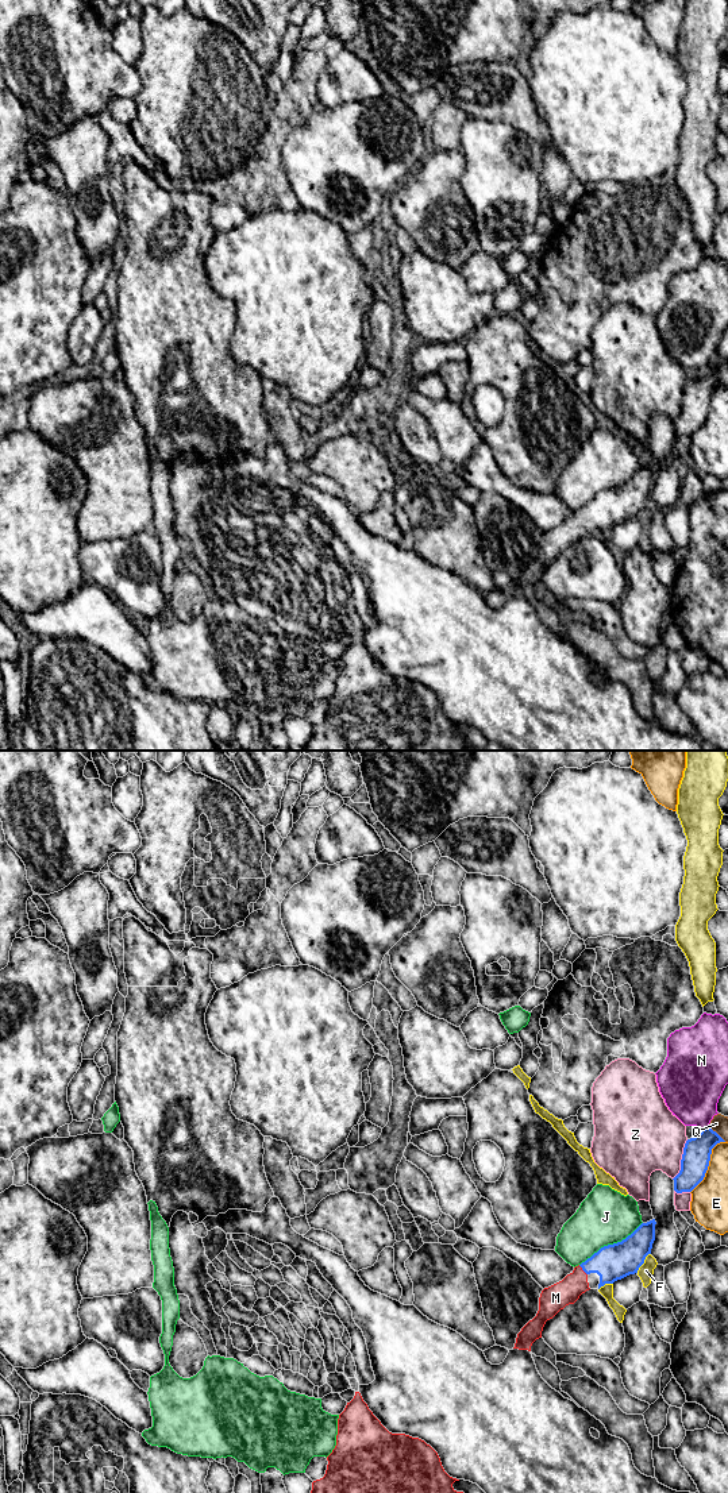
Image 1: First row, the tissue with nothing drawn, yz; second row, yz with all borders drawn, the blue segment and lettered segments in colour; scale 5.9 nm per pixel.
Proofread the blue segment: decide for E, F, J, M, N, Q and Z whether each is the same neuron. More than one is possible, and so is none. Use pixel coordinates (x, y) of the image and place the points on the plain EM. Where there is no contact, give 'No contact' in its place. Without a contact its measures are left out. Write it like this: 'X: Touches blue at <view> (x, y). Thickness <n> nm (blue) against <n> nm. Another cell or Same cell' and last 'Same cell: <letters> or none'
E: Touches blue at yz (708, 409). Thickness 170 nm (blue) against 220 nm. Another cell
F: Touches blue at yz (643, 506). Thickness 220 nm (blue) against 90 nm. Another cell
J: Touches blue at yz (611, 489). Thickness 220 nm (blue) against 320 nm. Another cell
M: Touches blue at yz (582, 513). Thickness 220 nm (blue) against 160 nm. Same cell
N: Touches blue at yz (705, 371). Thickness 170 nm (blue) against 340 nm. Another cell
Q: Touches blue at yz (716, 377). Thickness 170 nm (blue) against 100 nm. Another cell
Z: Touches blue at yz (681, 404). Thickness 170 nm (blue) against 420 nm. Another cell
Same cell: M

